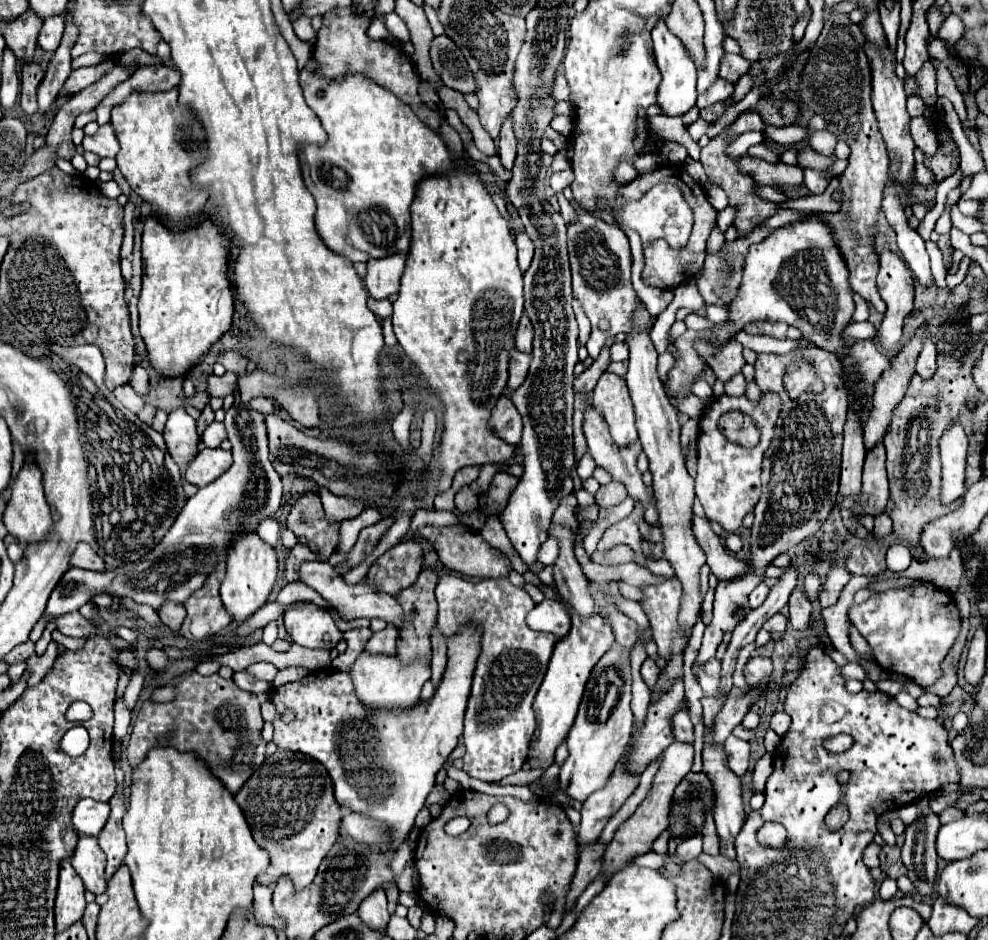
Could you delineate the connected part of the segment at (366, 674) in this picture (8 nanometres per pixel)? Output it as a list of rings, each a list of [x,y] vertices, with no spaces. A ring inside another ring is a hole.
[[[364,650],[354,662],[350,674],[352,674],[354,688],[356,688],[356,696],[364,702],[364,706],[368,708],[406,708],[406,706],[414,706],[420,700],[420,688],[430,678],[430,660],[416,658],[404,664],[398,656],[370,654]]]

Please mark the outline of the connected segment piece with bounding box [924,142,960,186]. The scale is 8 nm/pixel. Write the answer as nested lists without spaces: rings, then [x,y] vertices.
[[[942,142],[938,144],[938,152],[932,156],[932,158],[924,158],[924,164],[926,168],[934,174],[934,186],[940,184],[944,178],[952,176],[956,170],[958,170],[958,164],[960,164],[960,158],[958,154],[948,154],[943,152]]]

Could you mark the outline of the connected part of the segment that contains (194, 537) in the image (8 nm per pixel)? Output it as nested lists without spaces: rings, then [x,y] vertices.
[[[232,404],[226,412],[224,426],[228,440],[232,442],[234,464],[212,484],[200,488],[180,510],[168,534],[160,544],[138,564],[122,566],[94,574],[90,570],[70,568],[54,588],[46,612],[46,618],[58,618],[62,614],[80,610],[92,596],[100,592],[118,594],[120,598],[132,598],[138,604],[148,604],[158,610],[164,602],[172,600],[182,604],[192,592],[196,592],[206,576],[216,566],[218,558],[226,558],[234,530],[254,532],[258,522],[268,518],[280,508],[282,482],[268,460],[268,438],[264,414],[252,410],[248,404]]]

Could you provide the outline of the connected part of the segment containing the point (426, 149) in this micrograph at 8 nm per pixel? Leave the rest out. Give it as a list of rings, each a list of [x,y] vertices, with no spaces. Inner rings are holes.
[[[310,58],[300,70],[300,86],[304,90],[306,104],[316,112],[328,134],[326,144],[308,144],[298,150],[304,184],[318,204],[314,224],[322,242],[334,254],[340,254],[350,262],[368,262],[370,258],[386,258],[396,252],[408,252],[410,204],[420,178],[452,172],[452,158],[446,144],[410,110],[408,104],[400,102],[400,98],[396,98],[390,90],[378,86],[364,74],[348,74],[330,80],[316,70],[316,60]],[[336,170],[346,174],[346,186],[336,186]]]

